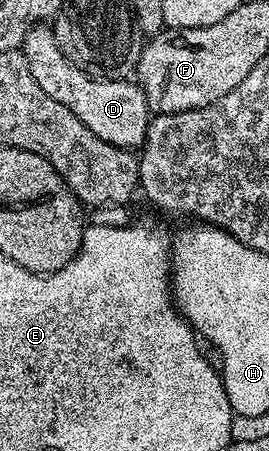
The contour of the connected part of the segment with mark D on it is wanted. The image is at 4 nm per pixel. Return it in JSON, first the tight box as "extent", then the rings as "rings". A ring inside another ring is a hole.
{"extent":[23,24,151,148],"rings":[[[38,24],[29,29],[23,53],[27,68],[31,68],[31,76],[35,76],[35,84],[39,84],[51,100],[59,100],[59,104],[71,108],[71,112],[75,112],[75,116],[79,116],[79,120],[99,136],[99,140],[126,148],[144,146],[151,111],[140,85],[119,78],[95,78],[86,70],[79,69],[70,58],[63,56],[49,24]]]}

